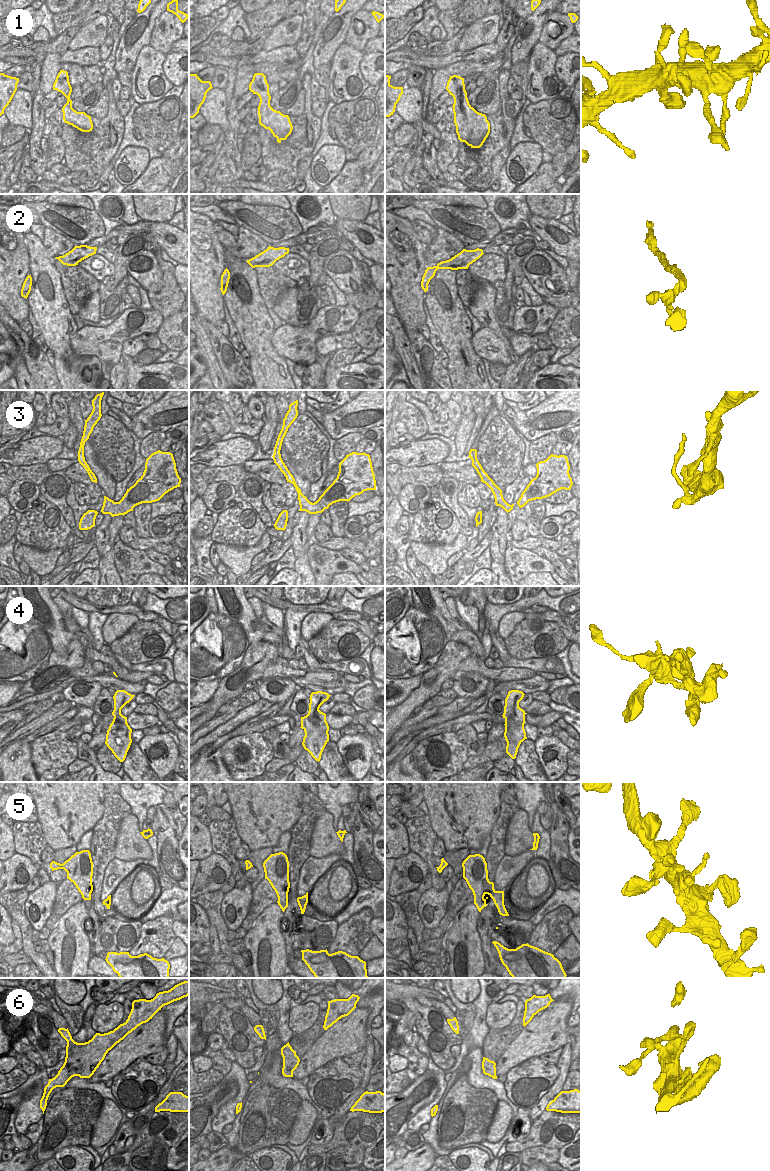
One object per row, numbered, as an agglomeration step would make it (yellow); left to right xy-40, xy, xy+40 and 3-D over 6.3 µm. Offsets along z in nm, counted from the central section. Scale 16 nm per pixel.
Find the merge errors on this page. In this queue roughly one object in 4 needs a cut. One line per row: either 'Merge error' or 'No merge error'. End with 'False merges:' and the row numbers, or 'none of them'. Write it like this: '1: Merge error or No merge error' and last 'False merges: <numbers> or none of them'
1: No merge error
2: No merge error
3: Merge error
4: No merge error
5: No merge error
6: No merge error
False merges: 3.

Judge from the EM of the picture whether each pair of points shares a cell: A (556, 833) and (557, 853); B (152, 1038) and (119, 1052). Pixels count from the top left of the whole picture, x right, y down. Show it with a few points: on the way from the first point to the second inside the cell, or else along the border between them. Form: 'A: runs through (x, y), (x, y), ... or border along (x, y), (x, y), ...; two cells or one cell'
A: runs through (557, 838), (557, 848); one cell
B: runs through (144, 1040), (127, 1050); one cell

